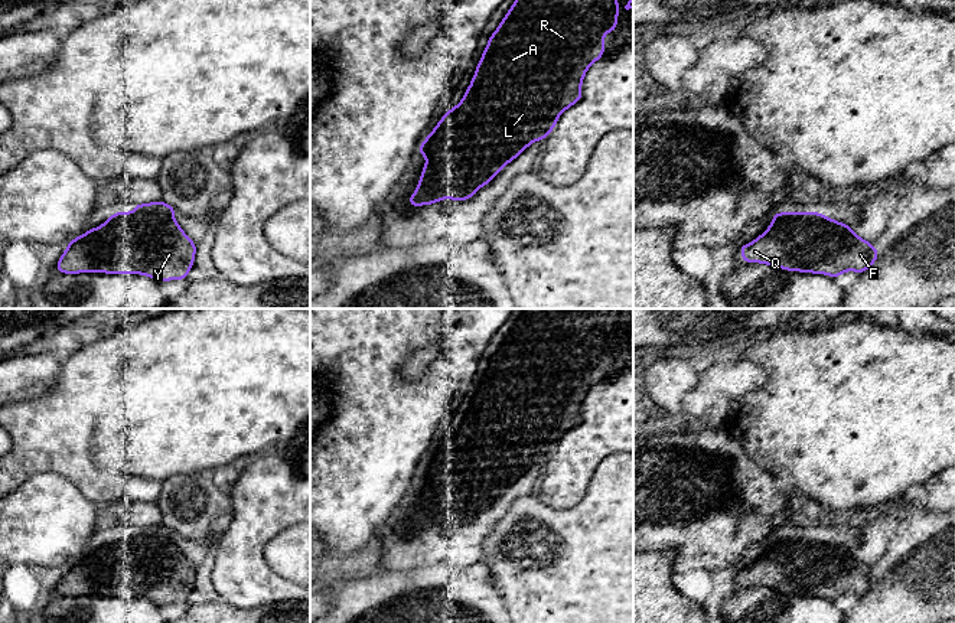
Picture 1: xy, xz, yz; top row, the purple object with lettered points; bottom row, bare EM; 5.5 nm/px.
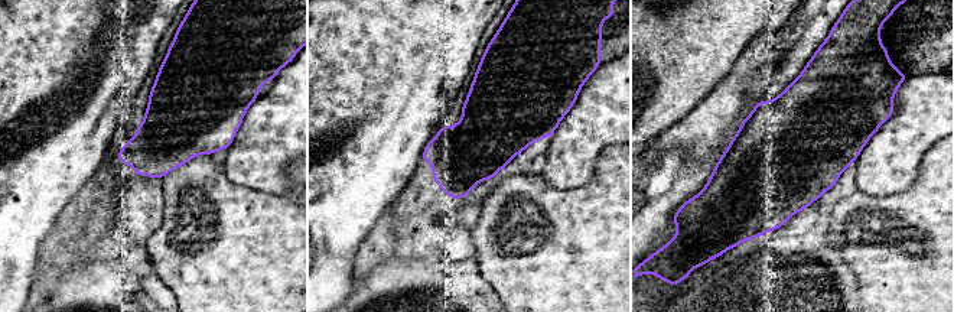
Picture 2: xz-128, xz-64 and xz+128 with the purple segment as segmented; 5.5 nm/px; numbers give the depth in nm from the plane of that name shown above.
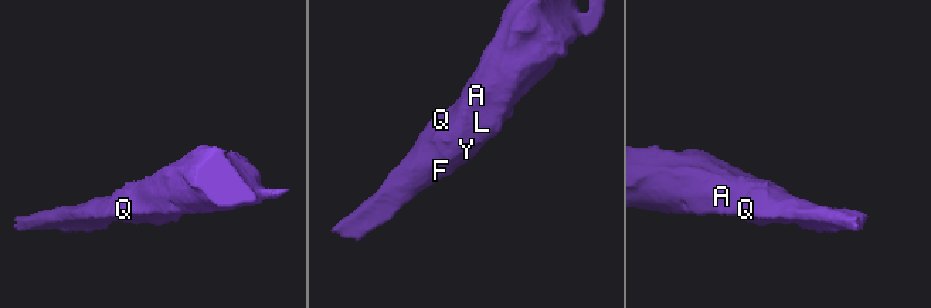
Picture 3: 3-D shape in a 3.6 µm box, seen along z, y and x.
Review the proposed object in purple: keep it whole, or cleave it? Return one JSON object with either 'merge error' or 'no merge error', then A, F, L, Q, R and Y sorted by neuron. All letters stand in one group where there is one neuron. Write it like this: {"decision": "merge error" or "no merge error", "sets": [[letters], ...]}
{"decision": "no merge error", "sets": [["A", "F", "L", "Q", "R", "Y"]]}

